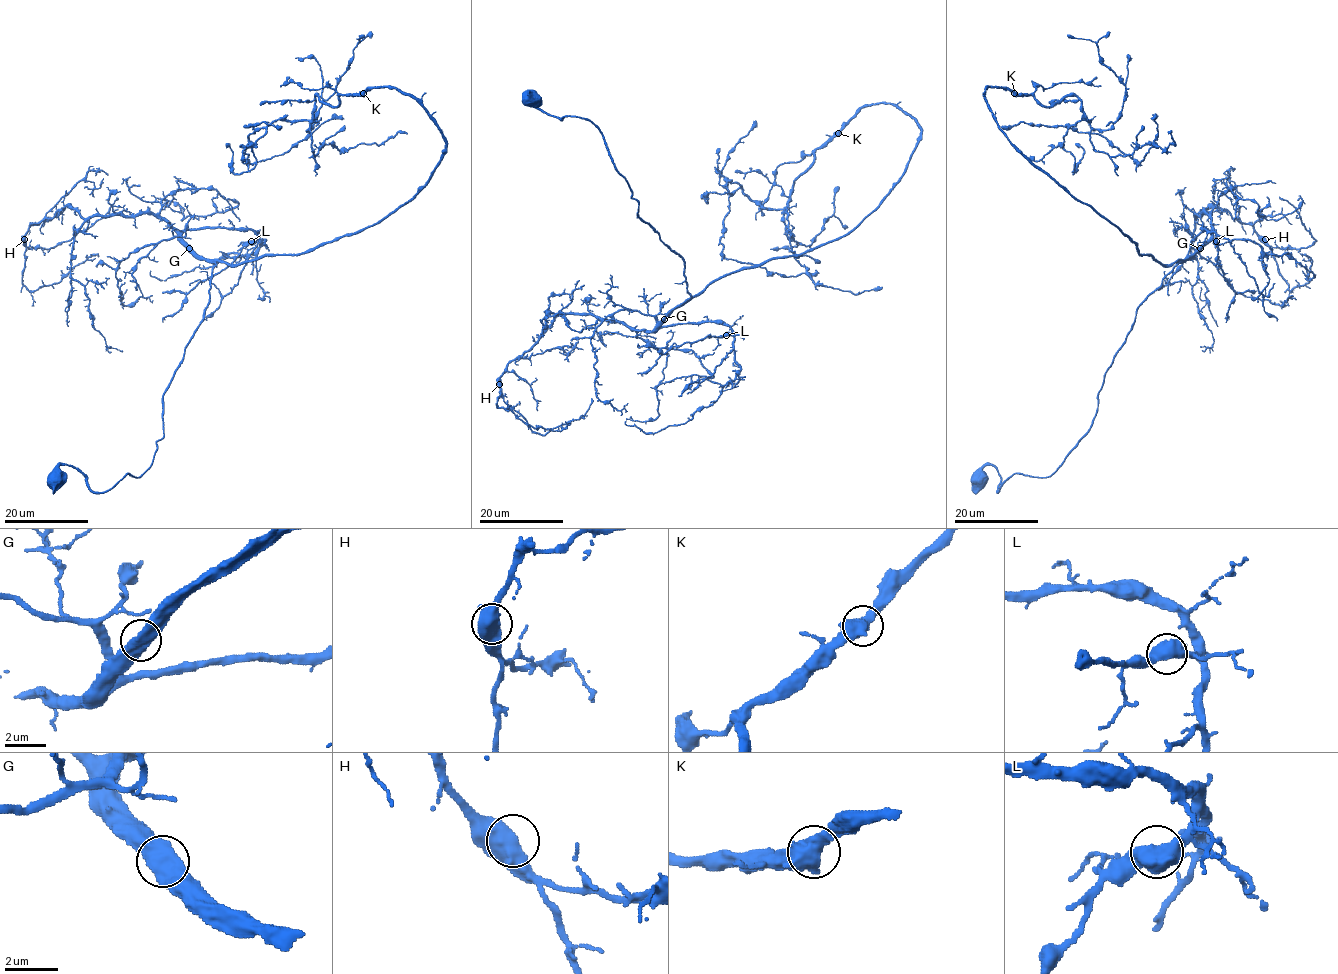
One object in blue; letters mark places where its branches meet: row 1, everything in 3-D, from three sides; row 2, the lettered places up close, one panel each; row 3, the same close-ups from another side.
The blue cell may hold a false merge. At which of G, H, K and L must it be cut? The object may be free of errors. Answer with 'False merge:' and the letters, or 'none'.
False merge: none

